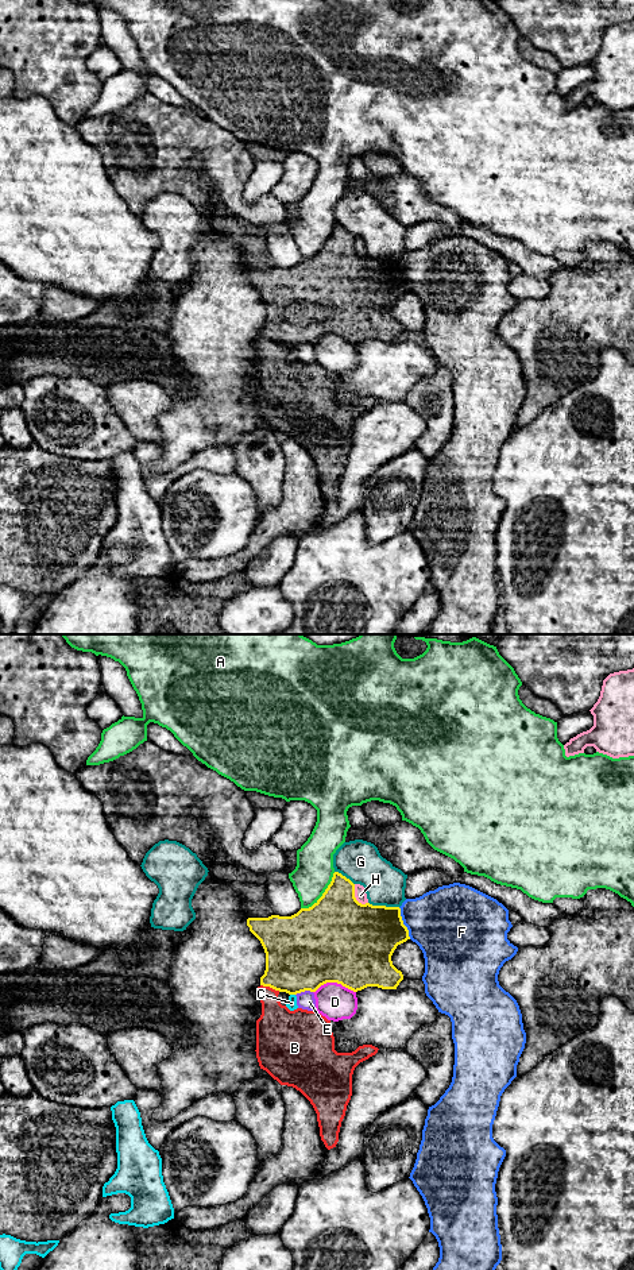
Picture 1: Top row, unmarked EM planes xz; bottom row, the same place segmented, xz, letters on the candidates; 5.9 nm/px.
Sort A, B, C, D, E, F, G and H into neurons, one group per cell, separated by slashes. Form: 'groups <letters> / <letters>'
groups A / B / C / D / E / F / G / H

